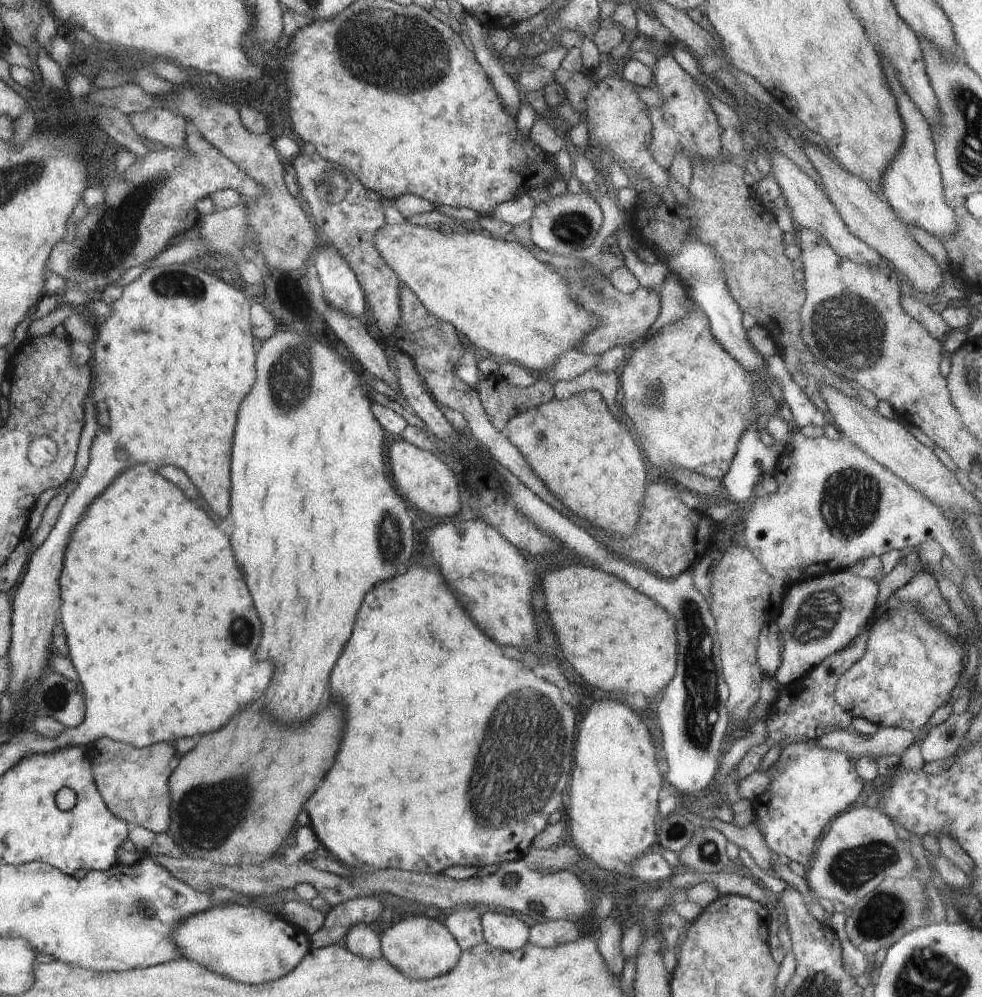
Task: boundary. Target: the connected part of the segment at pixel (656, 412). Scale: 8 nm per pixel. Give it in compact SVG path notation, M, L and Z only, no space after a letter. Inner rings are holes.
M693 300L689 305L691 308L683 318L660 328L644 342L642 348L634 350L627 358L619 379L624 392L621 410L624 408L623 414L628 414L628 419L632 418L632 422L636 424L636 430L648 454L646 460L655 467L668 472L670 464L674 464L676 468L722 481L732 466L744 430L757 424L761 415L778 414L780 404L771 396L772 380L765 366L758 372L746 372L742 364L738 364L714 338L706 314Z

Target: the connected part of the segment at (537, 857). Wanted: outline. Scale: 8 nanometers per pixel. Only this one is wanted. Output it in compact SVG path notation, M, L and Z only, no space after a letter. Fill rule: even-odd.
M553 846L550 849L539 850L530 847L523 862L528 868L548 869L552 872L566 870L582 858L583 855L574 846L564 846L562 848Z

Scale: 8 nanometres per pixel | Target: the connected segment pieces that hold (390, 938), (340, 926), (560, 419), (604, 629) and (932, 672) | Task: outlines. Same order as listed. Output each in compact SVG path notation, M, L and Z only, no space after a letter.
M418 915L407 916L385 930L380 940L383 957L394 964L401 974L416 980L431 980L442 976L450 972L460 960L461 949L442 920Z
M378 896L359 897L341 903L324 916L320 930L309 936L312 948L325 948L342 940L346 932L358 922L377 922L384 910Z
M586 390L564 400L553 398L550 402L510 418L507 429L508 439L524 456L528 466L572 514L590 522L592 526L598 526L608 536L628 538L634 534L634 528L640 518L640 502L644 500L644 490L647 486L646 460L642 458L640 448L636 446L628 430L618 420L614 420L597 391Z
M574 564L562 570L552 570L542 578L541 586L543 594L546 594L545 617L550 621L547 623L556 634L556 642L562 648L564 660L570 662L582 676L578 678L579 681L604 691L633 694L642 702L644 696L655 696L672 681L678 659L676 622L660 604L656 604L624 580L593 565Z
M902 604L898 610L888 614L888 618L870 619L866 624L868 628L868 642L864 656L854 662L836 684L834 698L843 710L853 718L864 718L878 727L895 727L908 730L912 733L928 724L934 711L946 705L953 690L959 682L962 670L962 655L965 647L957 638L952 638L944 628L936 626L912 604Z

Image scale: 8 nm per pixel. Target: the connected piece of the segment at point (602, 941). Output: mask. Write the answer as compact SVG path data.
M602 917L595 928L598 935L598 950L600 950L602 958L606 960L608 970L614 976L620 976L620 974L623 974L625 964L622 950L620 950L624 936L621 925L612 918L606 920L606 917Z

